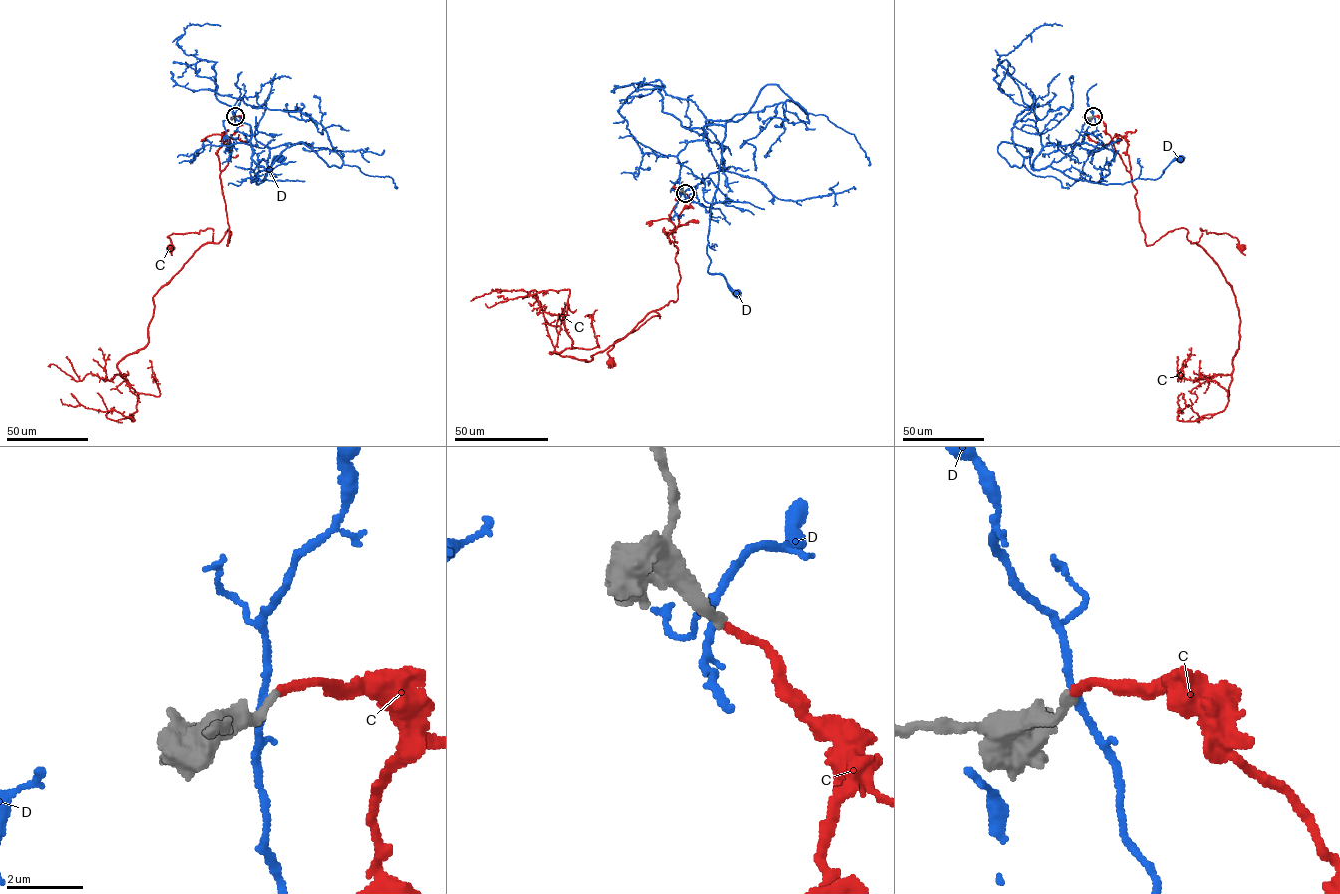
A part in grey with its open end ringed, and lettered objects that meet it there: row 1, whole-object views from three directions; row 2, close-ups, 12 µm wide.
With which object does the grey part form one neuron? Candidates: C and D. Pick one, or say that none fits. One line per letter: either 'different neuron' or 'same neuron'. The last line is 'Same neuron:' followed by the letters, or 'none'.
C: same neuron
D: different neuron
Same neuron: C

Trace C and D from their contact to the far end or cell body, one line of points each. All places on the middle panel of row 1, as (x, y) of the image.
C: (685, 193), (690, 205), (667, 236), (678, 248), (678, 299), (617, 339), (610, 364)
D: (684, 193), (687, 197), (711, 173), (724, 170), (721, 144), (707, 271), (721, 273), (736, 293)

